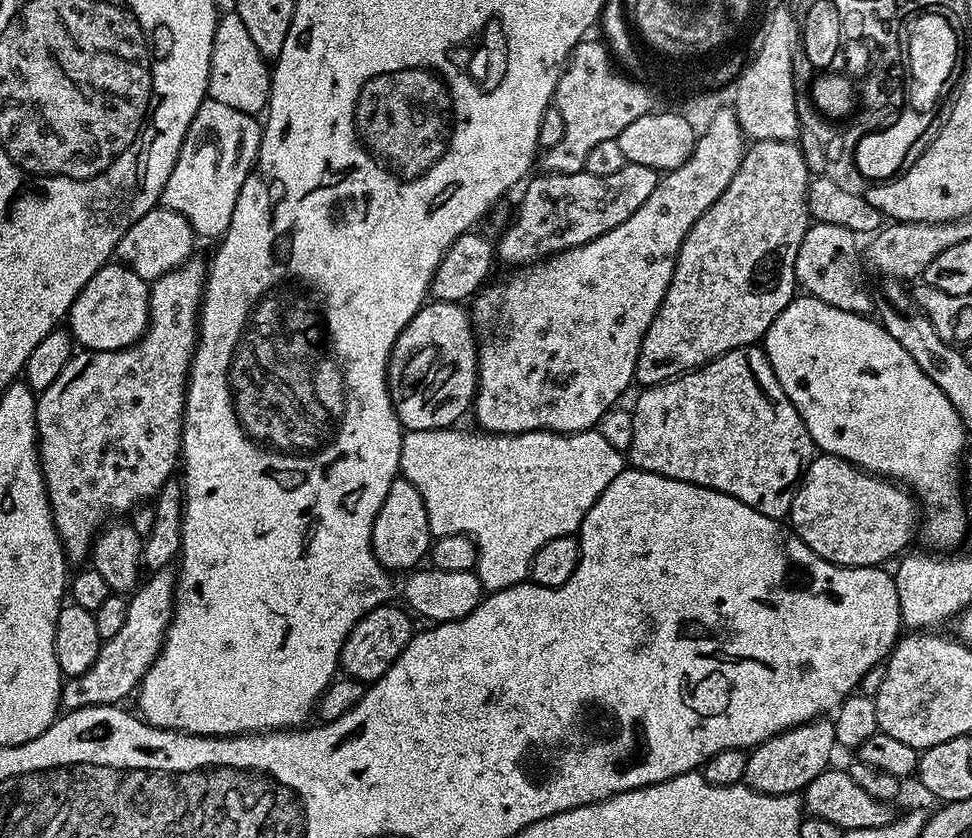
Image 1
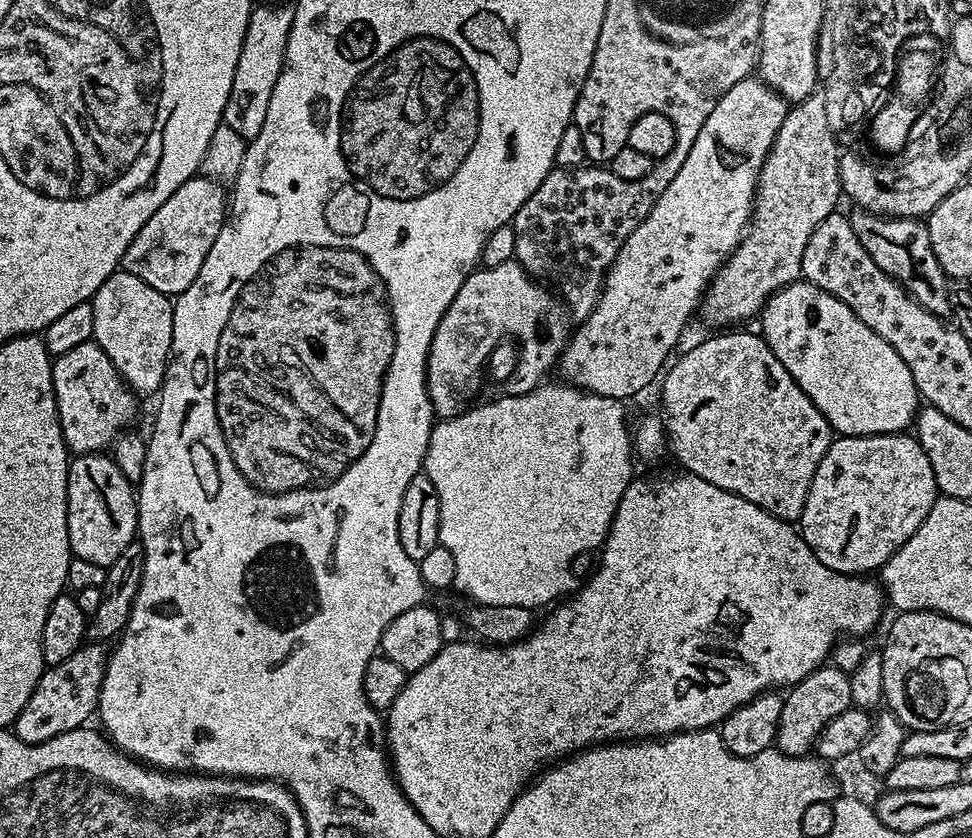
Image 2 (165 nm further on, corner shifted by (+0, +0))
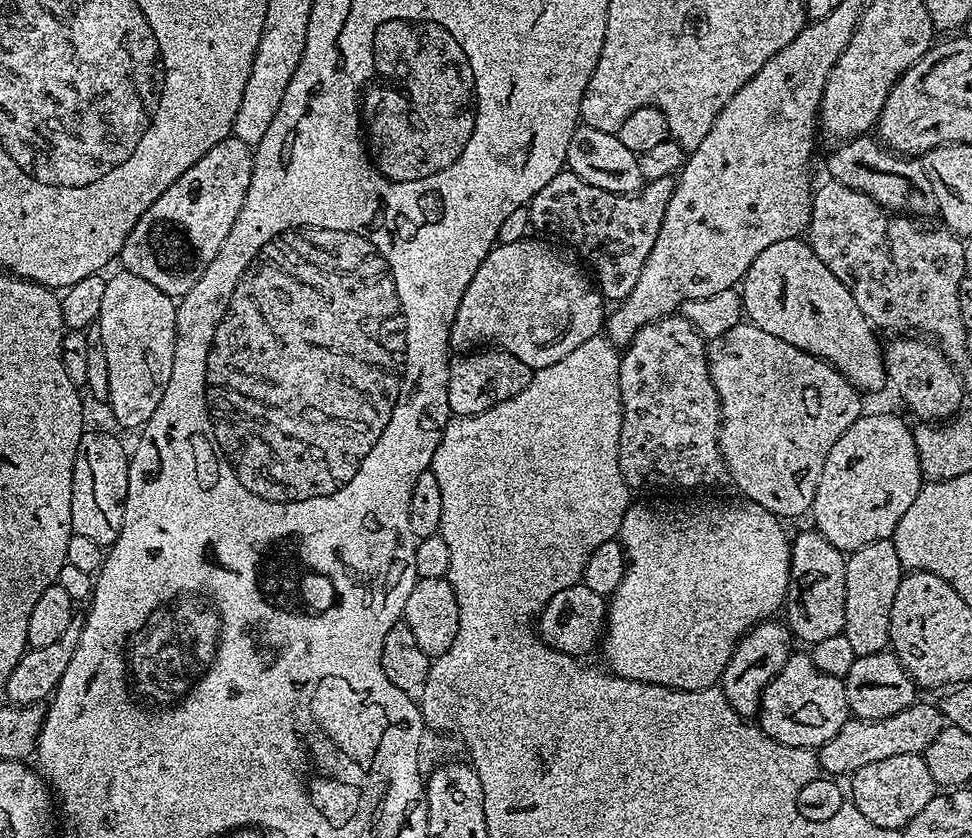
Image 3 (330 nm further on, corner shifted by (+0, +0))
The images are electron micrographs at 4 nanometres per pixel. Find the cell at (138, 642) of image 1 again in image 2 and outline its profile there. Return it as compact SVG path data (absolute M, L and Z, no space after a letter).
M88 642L70 654L66 662L47 665L34 686L34 694L30 694L30 702L26 702L18 714L14 725L16 737L27 744L41 744L50 742L50 738L58 734L85 727L100 707L102 678L109 655L109 649L103 643Z

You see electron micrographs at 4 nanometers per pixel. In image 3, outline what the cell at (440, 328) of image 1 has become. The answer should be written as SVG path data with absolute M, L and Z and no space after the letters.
M525 238L517 244L500 244L493 248L482 266L478 266L466 294L462 296L448 339L449 349L453 353L472 352L492 340L493 346L501 348L499 351L511 356L517 365L525 369L547 370L555 368L583 344L601 335L606 324L606 301L595 283L571 259L563 258L568 259L536 238Z

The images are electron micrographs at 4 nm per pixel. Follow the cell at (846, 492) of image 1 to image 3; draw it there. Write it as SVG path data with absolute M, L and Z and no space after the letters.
M880 412L877 416L864 414L842 436L834 450L830 450L822 470L822 482L818 482L810 520L816 523L813 524L815 531L820 532L830 546L843 554L853 554L894 535L898 522L902 522L910 506L914 506L921 490L920 459L913 429L908 429L898 417L888 412Z

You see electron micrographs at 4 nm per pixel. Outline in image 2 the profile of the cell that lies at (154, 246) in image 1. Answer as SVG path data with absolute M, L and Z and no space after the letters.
M203 174L178 186L130 242L122 261L123 271L142 278L146 286L154 286L169 298L186 291L190 282L198 278L198 270L202 270L202 262L206 262L206 254L210 254L210 246L214 246L214 238L218 238L226 219L226 192L220 188L223 187L217 181Z

